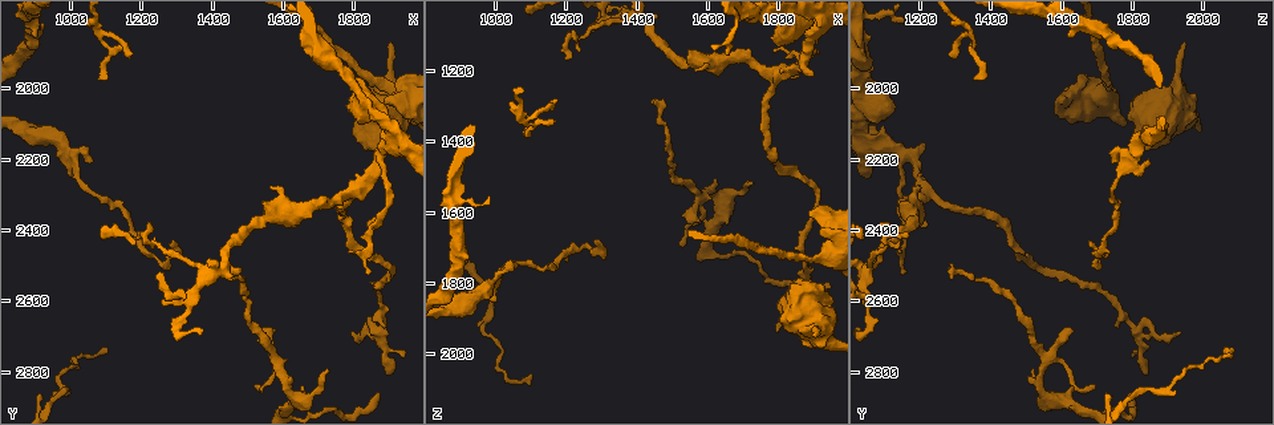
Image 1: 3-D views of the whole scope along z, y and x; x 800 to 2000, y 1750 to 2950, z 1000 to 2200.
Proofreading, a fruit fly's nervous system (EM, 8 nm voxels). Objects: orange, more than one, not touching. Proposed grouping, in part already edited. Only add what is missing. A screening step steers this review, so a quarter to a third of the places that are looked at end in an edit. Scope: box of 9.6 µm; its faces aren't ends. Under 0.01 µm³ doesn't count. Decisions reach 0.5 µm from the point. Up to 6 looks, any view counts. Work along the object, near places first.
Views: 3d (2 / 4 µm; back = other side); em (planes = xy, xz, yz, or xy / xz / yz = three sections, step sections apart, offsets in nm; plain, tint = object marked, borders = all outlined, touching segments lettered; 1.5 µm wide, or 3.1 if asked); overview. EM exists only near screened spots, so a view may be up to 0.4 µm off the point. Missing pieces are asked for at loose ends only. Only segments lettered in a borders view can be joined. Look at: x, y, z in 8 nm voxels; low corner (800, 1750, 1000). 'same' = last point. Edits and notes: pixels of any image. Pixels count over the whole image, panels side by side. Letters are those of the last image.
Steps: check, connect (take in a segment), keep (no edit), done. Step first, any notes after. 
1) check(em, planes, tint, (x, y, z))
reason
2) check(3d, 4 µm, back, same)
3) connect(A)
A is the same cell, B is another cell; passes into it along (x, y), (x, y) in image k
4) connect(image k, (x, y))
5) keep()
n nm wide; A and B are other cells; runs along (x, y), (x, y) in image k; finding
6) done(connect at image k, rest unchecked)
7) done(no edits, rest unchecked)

check(em, xy, step 4, tint, (1900, 1880, 1950))
free end

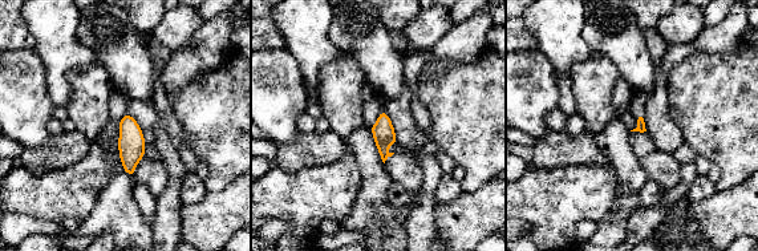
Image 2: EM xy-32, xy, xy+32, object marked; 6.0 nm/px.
check(em, planes, borders, same)
cut it another way

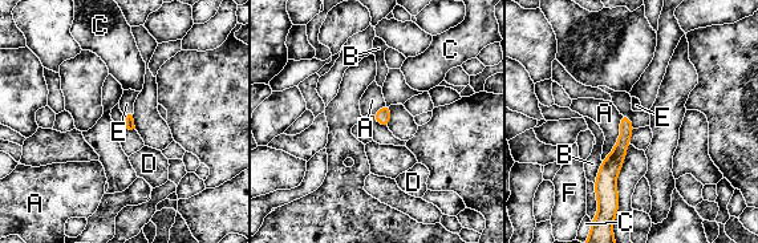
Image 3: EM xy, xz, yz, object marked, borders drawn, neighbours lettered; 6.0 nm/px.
connect(E)
E is the same cell, A, B, C, D and F are other cells; passes into it along (129, 116), (128, 112), (126, 104) in image 3; the cell continues

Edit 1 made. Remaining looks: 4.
check(em, planes, tint, (1880, 2030, 1610))
free end

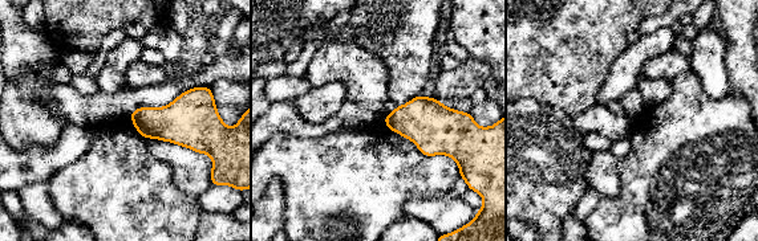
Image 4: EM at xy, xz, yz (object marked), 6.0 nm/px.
check(em, planes, borders, same)
what lies round it

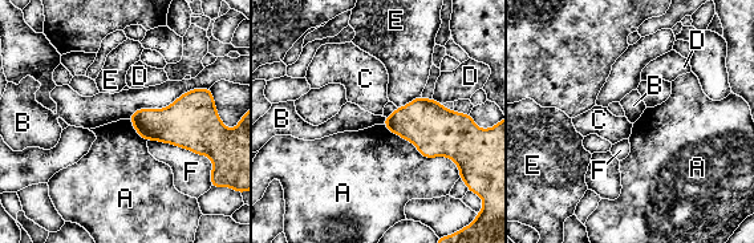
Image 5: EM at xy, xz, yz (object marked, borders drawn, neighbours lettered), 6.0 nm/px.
keep()
170 nm wide; A touches over 550 nm; A, B, C, D, E and F are other cells; no lettered segment goes on from it

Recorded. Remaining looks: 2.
done(connect at image 3, rest unchecked)

